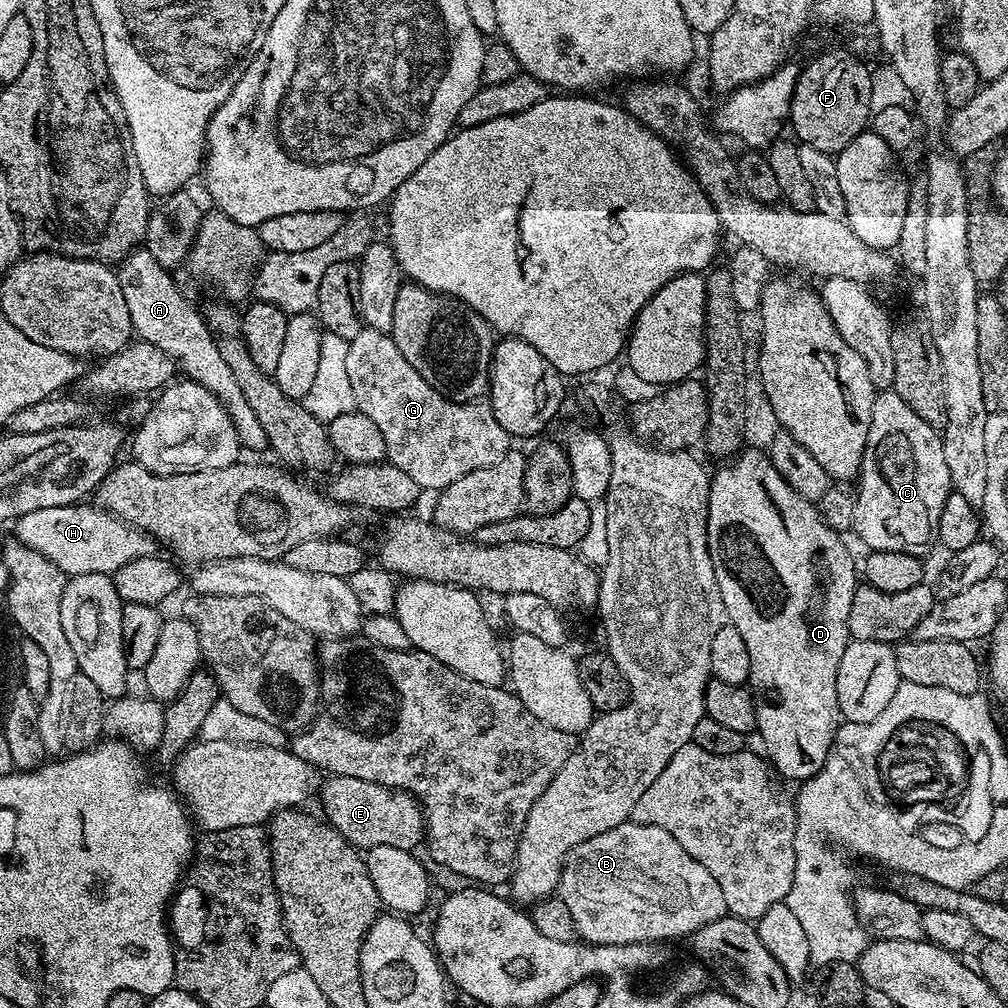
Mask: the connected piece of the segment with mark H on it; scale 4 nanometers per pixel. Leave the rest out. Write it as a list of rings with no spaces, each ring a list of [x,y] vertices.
[[[77,502],[66,506],[30,510],[30,514],[22,514],[14,521],[15,539],[30,546],[30,550],[38,550],[38,554],[50,558],[50,562],[54,562],[54,566],[58,566],[58,570],[62,570],[67,577],[98,572],[111,574],[117,572],[122,566],[126,566],[126,562],[134,562],[134,558],[157,555],[157,541],[153,540],[148,533],[141,532],[139,528],[127,524],[125,520],[120,520],[117,516],[111,516],[109,512],[105,512],[99,506],[89,504],[88,502]]]

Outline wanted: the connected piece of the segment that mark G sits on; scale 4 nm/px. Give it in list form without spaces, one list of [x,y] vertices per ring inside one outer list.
[[[361,327],[360,333],[348,341],[346,378],[350,378],[350,390],[356,399],[355,411],[371,418],[386,441],[387,463],[410,474],[417,489],[442,490],[450,486],[450,482],[458,482],[462,474],[470,474],[470,470],[494,466],[498,458],[510,451],[510,437],[506,430],[502,430],[502,426],[498,426],[491,403],[463,404],[445,398],[441,392],[434,390],[434,386],[430,386],[430,382],[426,382],[426,378],[422,378],[422,374],[418,374],[418,370],[414,370],[414,366],[410,366],[410,362],[406,362],[406,358],[402,358],[402,350],[398,350],[389,333]]]

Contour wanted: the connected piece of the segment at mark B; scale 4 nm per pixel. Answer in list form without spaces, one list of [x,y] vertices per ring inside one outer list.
[[[631,822],[614,826],[602,834],[594,834],[594,838],[582,842],[578,846],[574,846],[574,850],[570,850],[570,854],[564,860],[564,869],[560,875],[558,898],[562,902],[566,902],[566,910],[570,910],[570,918],[574,918],[577,937],[589,944],[615,944],[619,946],[622,944],[669,942],[668,940],[674,939],[675,936],[688,938],[702,926],[722,918],[728,912],[728,903],[726,898],[722,898],[722,889],[718,887],[718,882],[714,882],[714,874],[710,874],[710,870],[706,870],[706,866],[702,866],[702,862],[698,862],[698,858],[690,858],[690,854],[686,854],[686,850],[682,850],[682,846],[678,846],[678,838],[674,838],[674,834],[662,830],[662,826],[646,826]]]

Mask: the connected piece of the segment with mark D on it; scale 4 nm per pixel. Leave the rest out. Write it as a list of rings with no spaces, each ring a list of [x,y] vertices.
[[[751,446],[745,447],[735,458],[721,463],[717,472],[713,471],[708,486],[708,549],[710,562],[714,562],[714,578],[718,578],[718,590],[722,594],[724,614],[727,623],[732,624],[742,634],[746,641],[746,651],[750,653],[750,674],[747,687],[750,689],[756,702],[756,732],[764,743],[762,749],[769,765],[777,773],[780,772],[788,780],[803,782],[818,774],[826,762],[826,754],[830,752],[832,739],[836,736],[836,729],[842,723],[840,707],[838,706],[838,662],[842,662],[842,650],[846,650],[849,642],[848,619],[850,618],[850,602],[854,602],[854,594],[858,587],[858,564],[852,561],[852,552],[844,545],[845,537],[836,532],[820,517],[820,509],[813,501],[802,498],[778,474],[774,462],[767,451]]]

